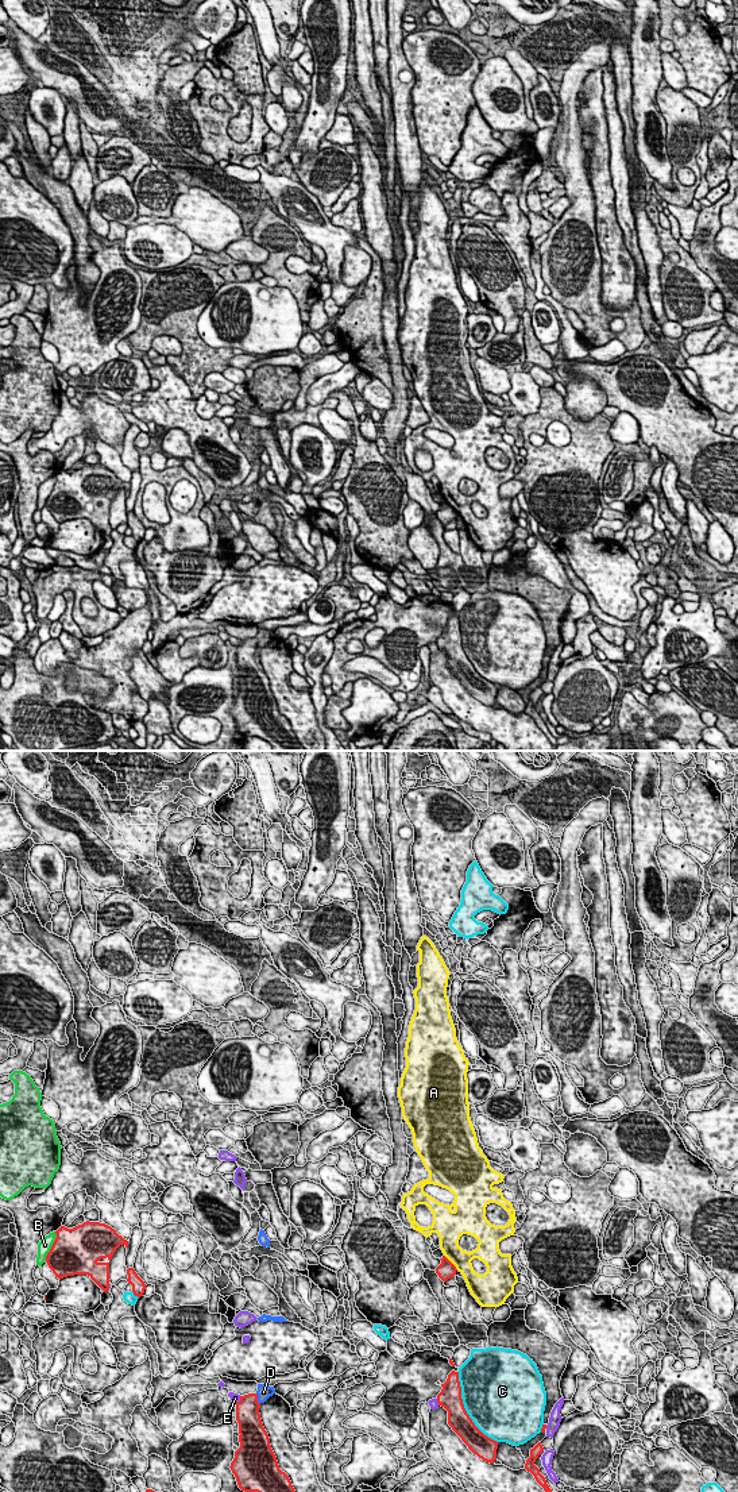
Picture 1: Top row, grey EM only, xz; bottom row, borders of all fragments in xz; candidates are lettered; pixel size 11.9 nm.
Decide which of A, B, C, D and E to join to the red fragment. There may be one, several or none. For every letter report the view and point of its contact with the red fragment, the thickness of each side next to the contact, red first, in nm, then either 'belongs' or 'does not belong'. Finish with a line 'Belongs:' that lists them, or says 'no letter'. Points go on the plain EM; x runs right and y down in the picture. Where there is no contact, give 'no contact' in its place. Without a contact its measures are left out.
A: contact xz (451, 507); calibres 200 and 220 nm; does not belong
B: contact xz (51, 490); calibres 500 and 160 nm; does not belong
C: contact xz (464, 654); calibres 280 and 480 nm; does not belong
D: contact xz (257, 643); calibres 280 and 170 nm; belongs
E: contact xz (238, 646); calibres 280 and 100 nm; does not belong
Belongs: D

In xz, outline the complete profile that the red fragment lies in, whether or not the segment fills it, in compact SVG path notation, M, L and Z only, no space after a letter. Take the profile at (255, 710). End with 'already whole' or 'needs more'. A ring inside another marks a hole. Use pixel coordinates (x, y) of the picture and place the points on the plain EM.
M258 628L255 637L240 640L236 645L240 691L229 712L246 737L258 736L268 741L273 751L306 751L298 743L289 720L279 713L260 663L260 648L274 637L274 631Z; needs more

